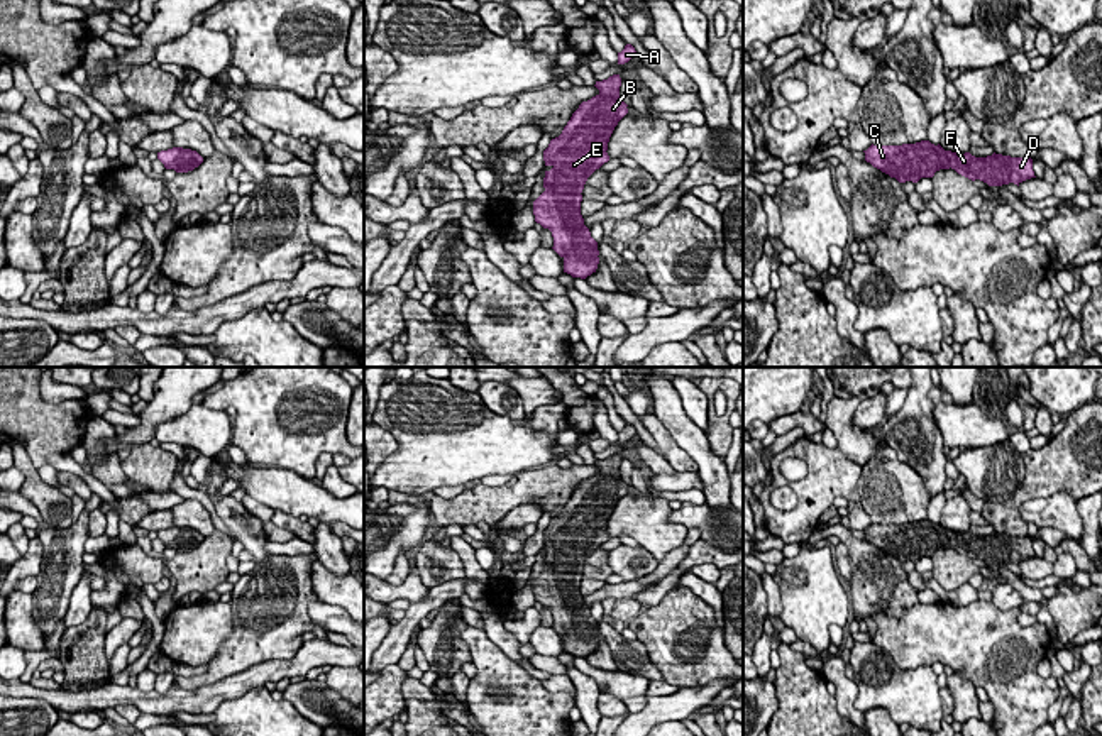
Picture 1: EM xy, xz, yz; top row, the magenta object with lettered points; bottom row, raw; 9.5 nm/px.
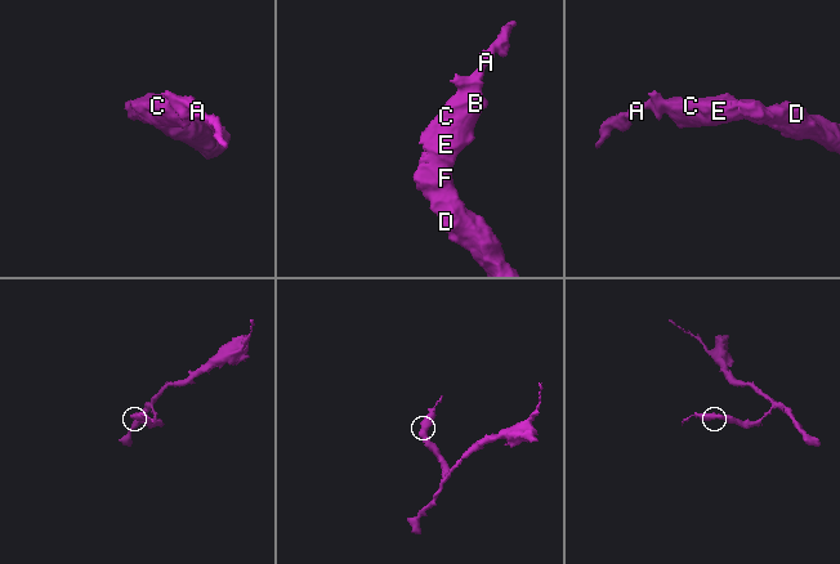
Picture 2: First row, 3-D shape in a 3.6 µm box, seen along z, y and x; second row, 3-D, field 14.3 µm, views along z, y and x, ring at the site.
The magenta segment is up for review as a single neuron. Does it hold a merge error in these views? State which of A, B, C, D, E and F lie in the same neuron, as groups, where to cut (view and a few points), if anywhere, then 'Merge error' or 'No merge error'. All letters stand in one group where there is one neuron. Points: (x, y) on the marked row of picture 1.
Groups: A B C D E F. No split. No merge error

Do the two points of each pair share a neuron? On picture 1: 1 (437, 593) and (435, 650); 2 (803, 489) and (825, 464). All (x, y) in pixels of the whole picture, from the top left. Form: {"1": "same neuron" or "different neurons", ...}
{"1": "different neurons", "2": "same neuron"}

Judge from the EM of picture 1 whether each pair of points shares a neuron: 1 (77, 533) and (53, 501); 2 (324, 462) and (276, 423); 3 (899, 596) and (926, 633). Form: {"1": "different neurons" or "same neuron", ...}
{"1": "different neurons", "2": "different neurons", "3": "different neurons"}

